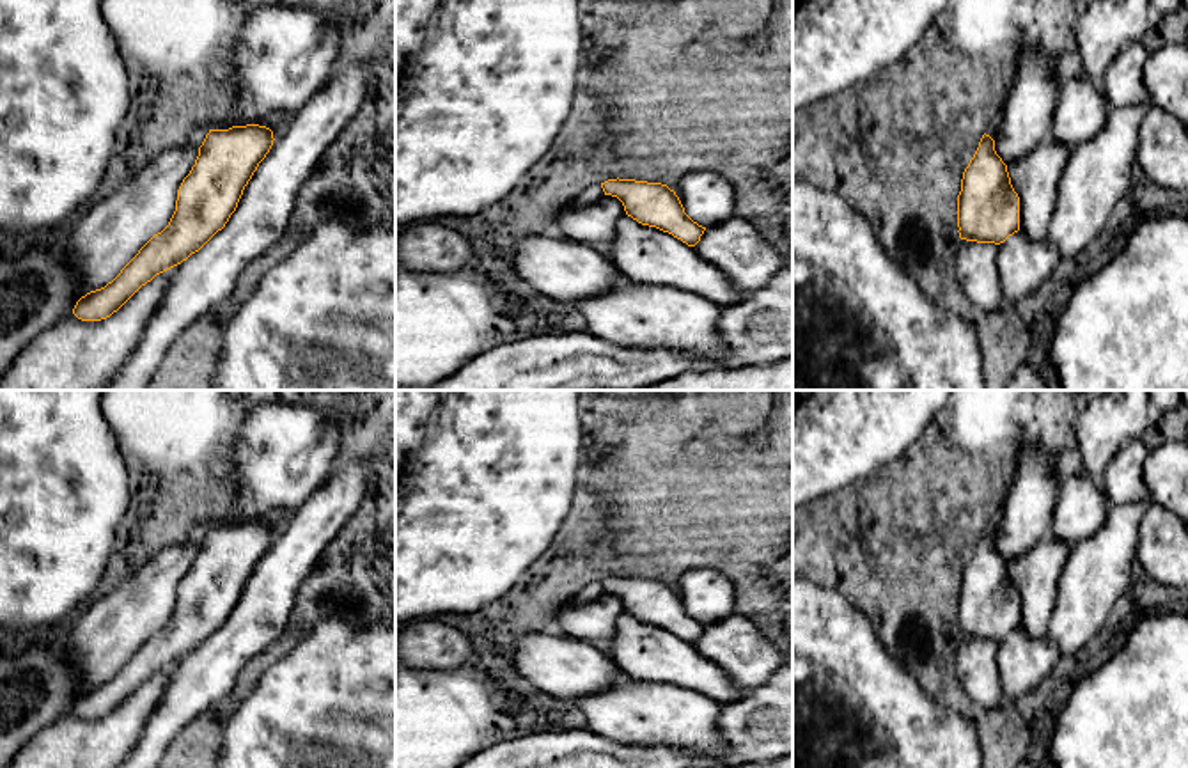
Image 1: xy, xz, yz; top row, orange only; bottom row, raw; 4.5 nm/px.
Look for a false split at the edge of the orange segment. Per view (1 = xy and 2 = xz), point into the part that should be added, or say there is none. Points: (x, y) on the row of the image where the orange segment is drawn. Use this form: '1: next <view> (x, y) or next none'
1: next none
2: next none

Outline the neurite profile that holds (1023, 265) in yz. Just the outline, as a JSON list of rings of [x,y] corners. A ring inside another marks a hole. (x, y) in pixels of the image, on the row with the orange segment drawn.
[[[1020,229],[998,245],[997,268],[1000,273],[1002,300],[1023,305],[1059,264],[1057,248],[1043,239],[1028,239]]]

